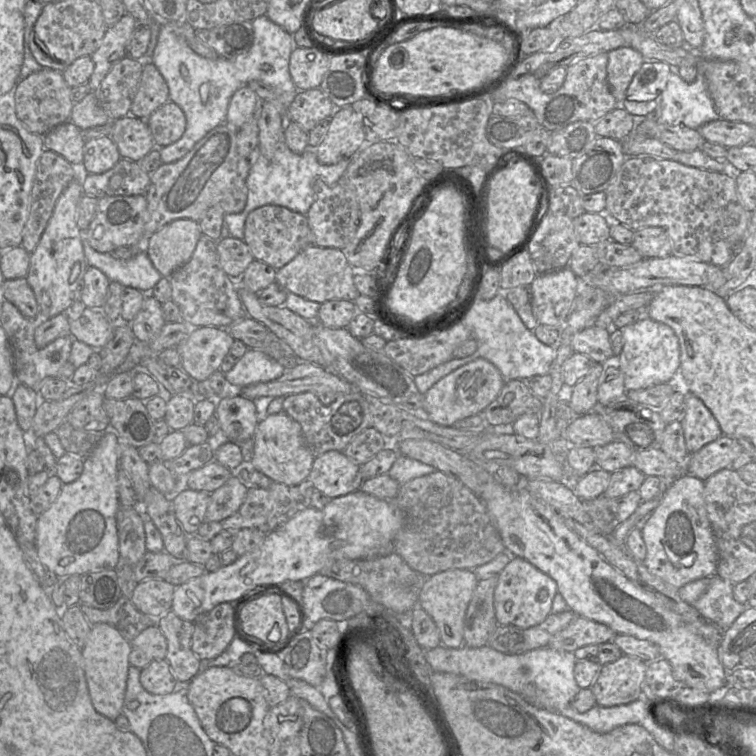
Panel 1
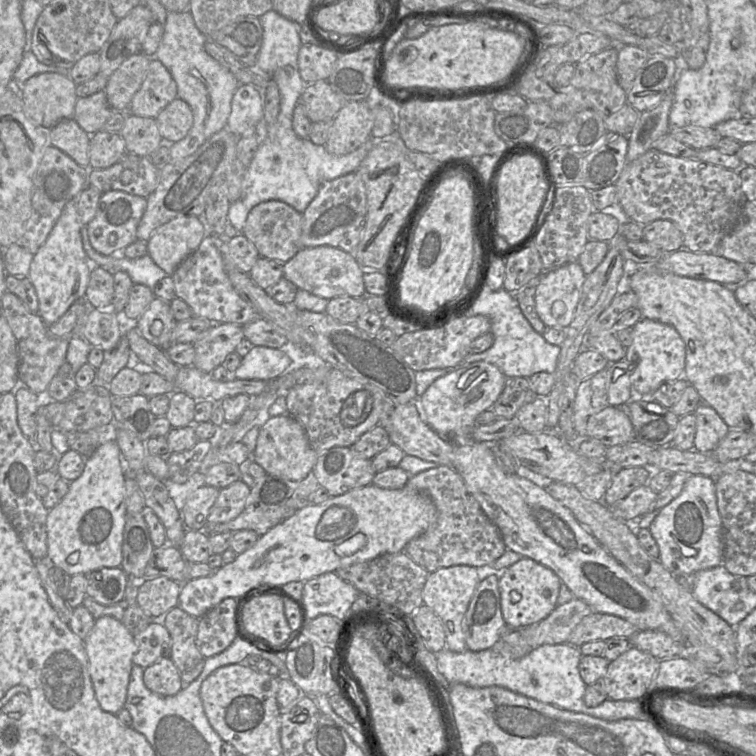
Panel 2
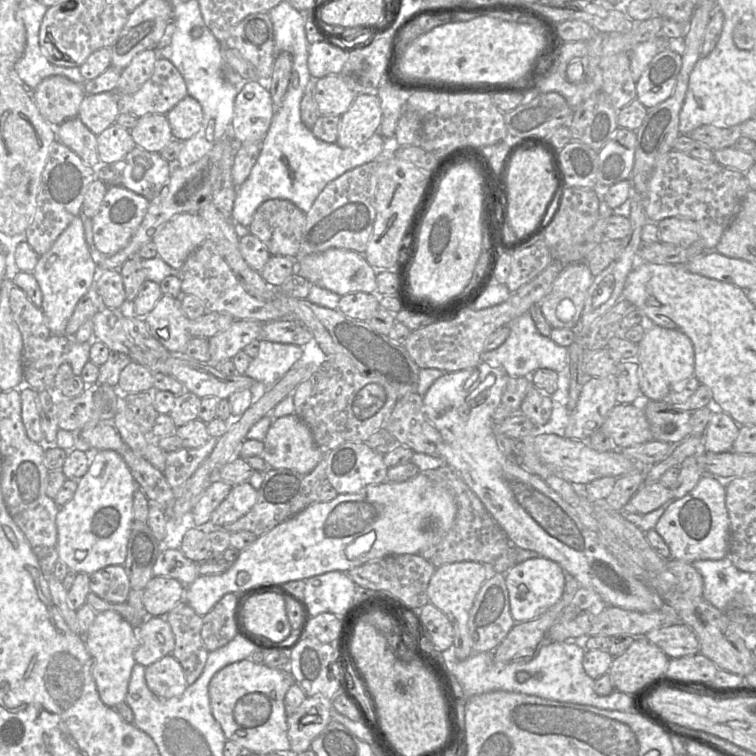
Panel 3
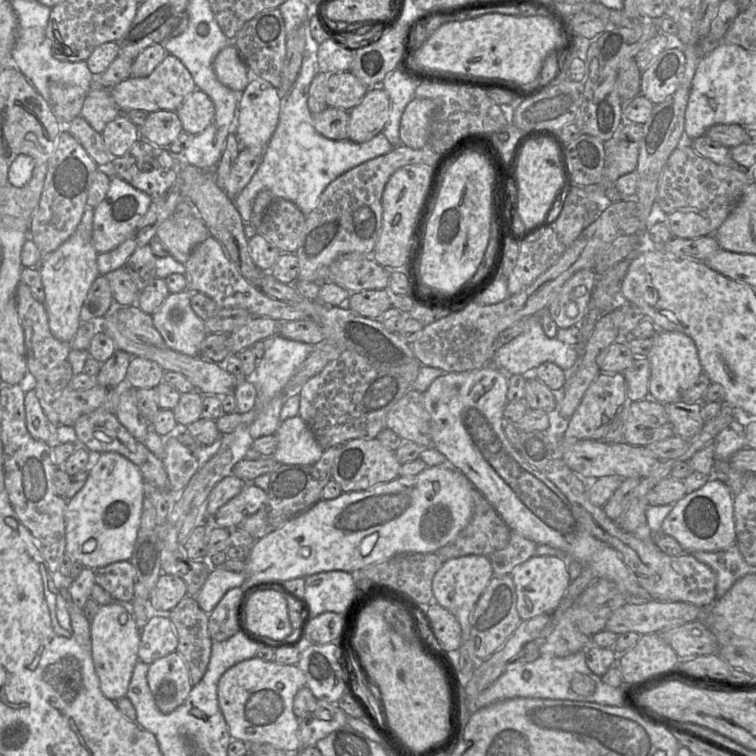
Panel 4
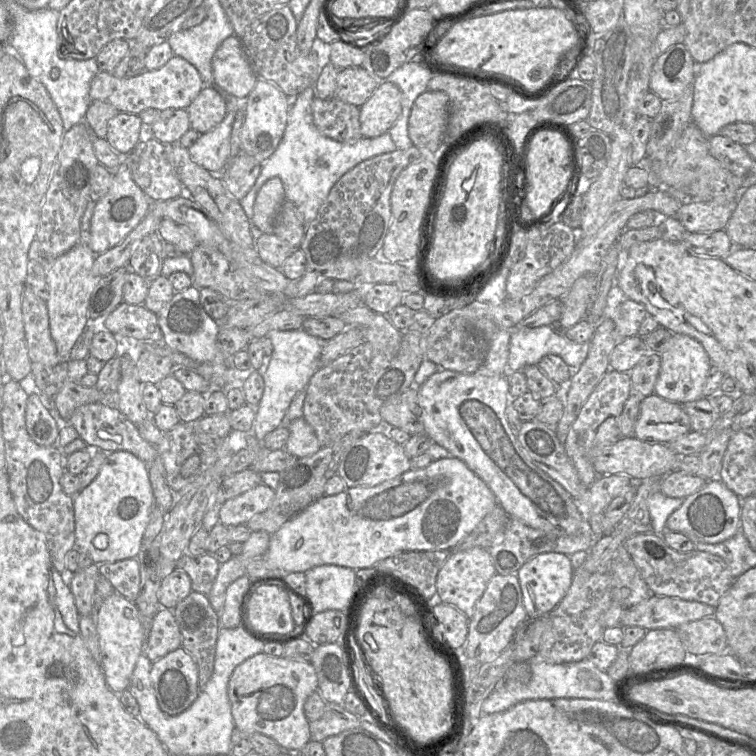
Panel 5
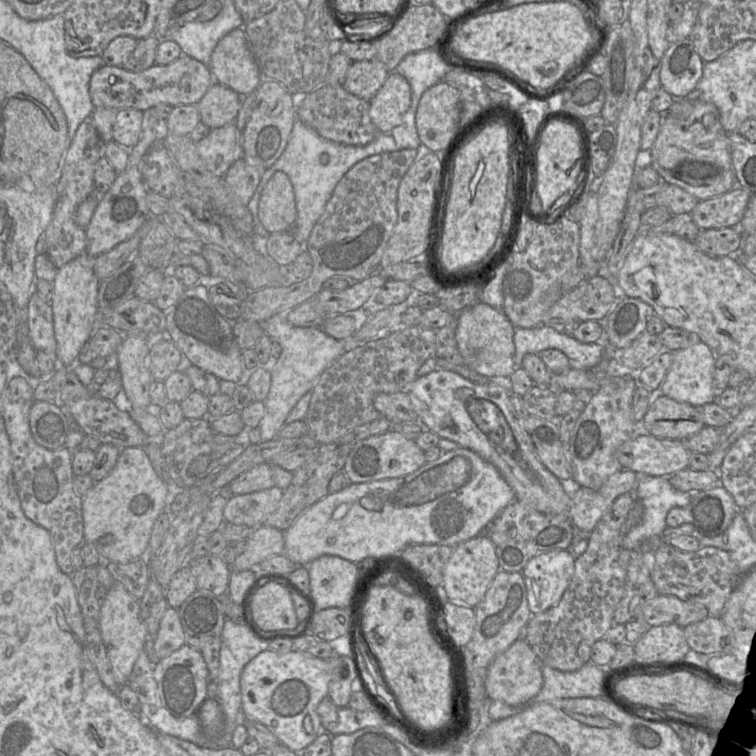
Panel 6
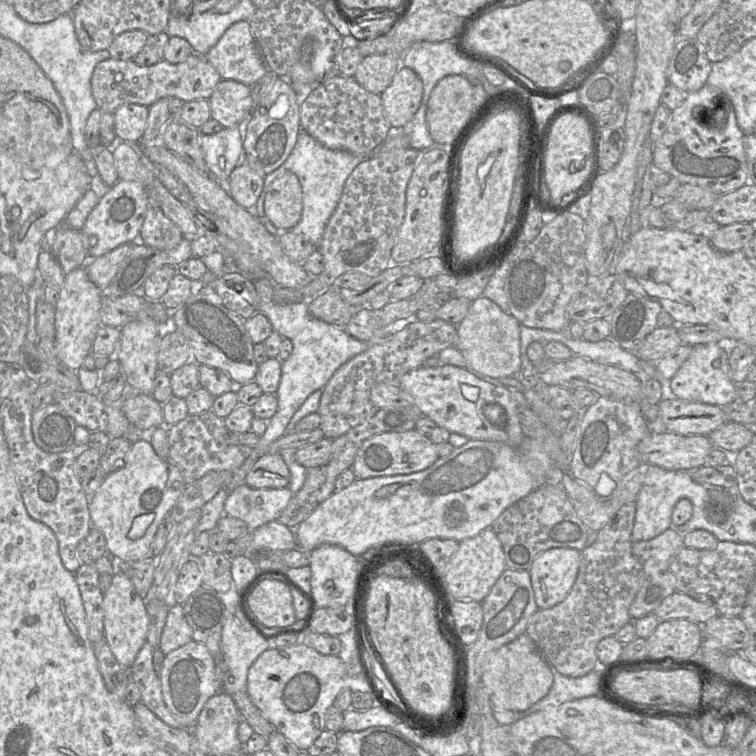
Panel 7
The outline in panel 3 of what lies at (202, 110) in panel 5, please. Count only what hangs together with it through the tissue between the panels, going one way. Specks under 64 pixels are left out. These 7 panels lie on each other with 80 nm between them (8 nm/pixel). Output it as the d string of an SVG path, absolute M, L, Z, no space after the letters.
M187 95L166 114L166 117L171 127L173 139L185 141L200 130L203 111L200 103Z

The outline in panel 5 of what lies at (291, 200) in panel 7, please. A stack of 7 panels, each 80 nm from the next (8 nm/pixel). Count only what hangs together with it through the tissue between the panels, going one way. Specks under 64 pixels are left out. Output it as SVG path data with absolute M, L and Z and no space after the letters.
M273 177L267 180L256 195L251 223L262 233L272 233L275 217L285 201L281 179Z

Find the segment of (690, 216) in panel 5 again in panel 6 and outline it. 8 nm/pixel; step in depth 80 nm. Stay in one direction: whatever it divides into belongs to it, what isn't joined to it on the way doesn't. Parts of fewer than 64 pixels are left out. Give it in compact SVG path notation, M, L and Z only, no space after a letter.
M735 186L722 195L700 200L690 215L702 231L737 227L745 214L751 195L749 190Z

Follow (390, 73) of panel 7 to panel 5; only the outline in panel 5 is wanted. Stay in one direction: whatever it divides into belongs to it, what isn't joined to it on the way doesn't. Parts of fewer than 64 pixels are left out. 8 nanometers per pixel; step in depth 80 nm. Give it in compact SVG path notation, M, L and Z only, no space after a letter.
M362 66L340 69L334 97L361 107L374 93L380 82Z

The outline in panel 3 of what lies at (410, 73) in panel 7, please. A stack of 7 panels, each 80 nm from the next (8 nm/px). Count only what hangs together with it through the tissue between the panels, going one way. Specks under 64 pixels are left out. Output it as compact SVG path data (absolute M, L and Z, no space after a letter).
M356 95L349 109L340 116L336 143L343 148L358 148L378 132L381 121L378 95Z

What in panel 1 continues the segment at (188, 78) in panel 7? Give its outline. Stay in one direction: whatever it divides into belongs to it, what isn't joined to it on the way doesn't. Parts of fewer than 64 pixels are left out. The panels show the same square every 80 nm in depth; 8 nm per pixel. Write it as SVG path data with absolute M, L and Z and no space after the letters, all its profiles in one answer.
M144 61L139 87L133 99L130 114L146 120L168 101L169 89L166 81L151 61Z

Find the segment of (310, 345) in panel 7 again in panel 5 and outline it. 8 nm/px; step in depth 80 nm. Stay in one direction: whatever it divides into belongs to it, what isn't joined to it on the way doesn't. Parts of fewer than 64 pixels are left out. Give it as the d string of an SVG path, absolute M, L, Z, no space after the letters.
M303 329L269 331L266 337L273 345L269 365L262 375L264 392L257 405L256 417L250 433L262 441L270 432L279 428L292 400L305 391L311 377L320 368L320 355L325 340L309 335Z

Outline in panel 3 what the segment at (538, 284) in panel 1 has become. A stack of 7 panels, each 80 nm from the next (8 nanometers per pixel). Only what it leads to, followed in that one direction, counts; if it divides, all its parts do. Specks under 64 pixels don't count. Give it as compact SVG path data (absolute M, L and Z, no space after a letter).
M584 261L568 264L559 273L551 291L539 303L552 328L573 329L576 326L593 278Z

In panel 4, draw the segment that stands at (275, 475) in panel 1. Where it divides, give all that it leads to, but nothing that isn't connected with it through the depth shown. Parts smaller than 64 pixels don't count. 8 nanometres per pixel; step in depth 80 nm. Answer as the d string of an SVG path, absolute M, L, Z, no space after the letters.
M300 416L281 422L275 435L278 443L272 457L279 464L314 464L324 452Z

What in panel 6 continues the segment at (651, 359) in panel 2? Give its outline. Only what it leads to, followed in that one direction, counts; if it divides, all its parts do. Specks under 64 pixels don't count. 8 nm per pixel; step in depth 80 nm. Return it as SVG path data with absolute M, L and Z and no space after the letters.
M702 342L672 352L672 364L663 382L657 388L660 389L661 396L693 406L712 403L717 395L712 384L715 362L717 360L715 354Z

